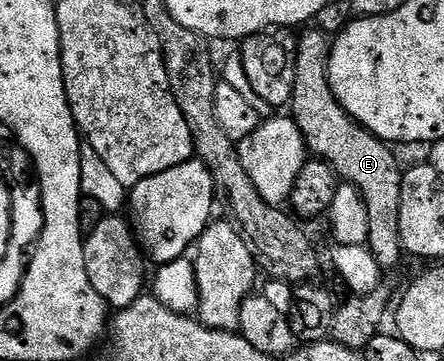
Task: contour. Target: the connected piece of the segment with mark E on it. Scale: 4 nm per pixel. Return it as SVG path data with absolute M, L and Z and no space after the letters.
M311 30L303 36L299 35L297 42L296 86L292 90L292 98L288 105L292 118L296 126L300 126L300 134L306 139L309 155L319 160L327 160L339 178L360 190L362 201L368 206L369 250L378 259L379 268L394 268L404 260L398 225L403 165L398 165L398 160L394 157L395 149L387 141L378 139L367 128L357 124L332 94L332 44L326 33Z

